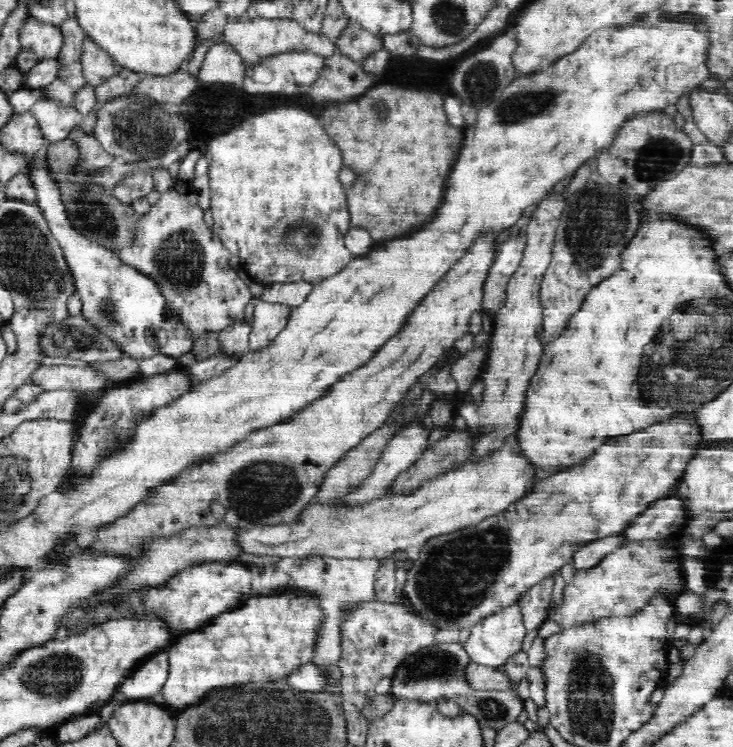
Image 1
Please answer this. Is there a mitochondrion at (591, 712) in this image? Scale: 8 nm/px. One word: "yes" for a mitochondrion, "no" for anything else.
yes

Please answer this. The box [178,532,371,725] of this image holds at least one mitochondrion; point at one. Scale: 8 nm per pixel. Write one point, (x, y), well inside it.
(346, 592)

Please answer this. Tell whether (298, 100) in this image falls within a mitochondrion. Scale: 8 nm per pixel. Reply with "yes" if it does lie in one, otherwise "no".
no

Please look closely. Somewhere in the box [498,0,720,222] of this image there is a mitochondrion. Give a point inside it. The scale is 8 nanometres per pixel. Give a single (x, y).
(658, 156)

